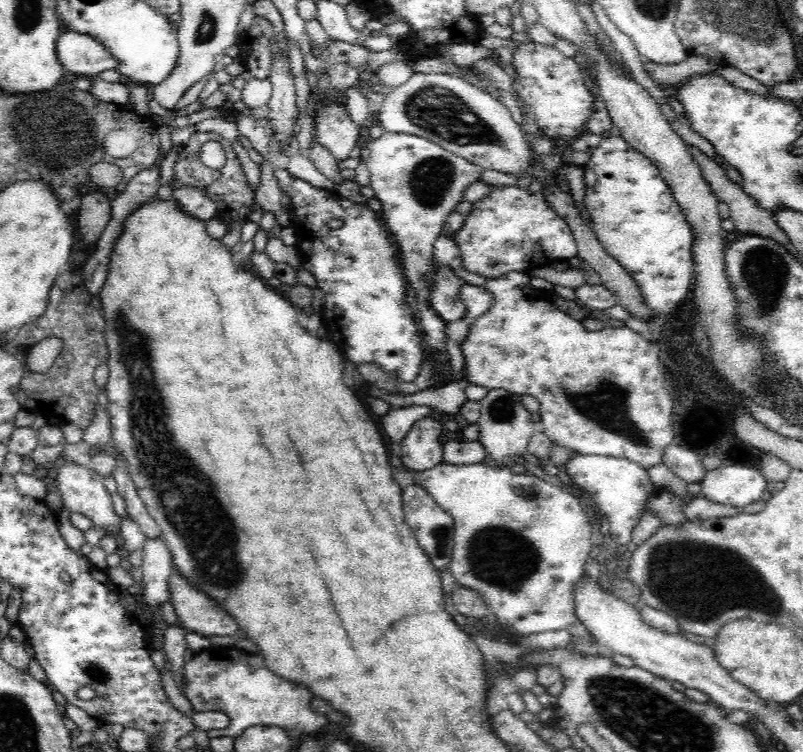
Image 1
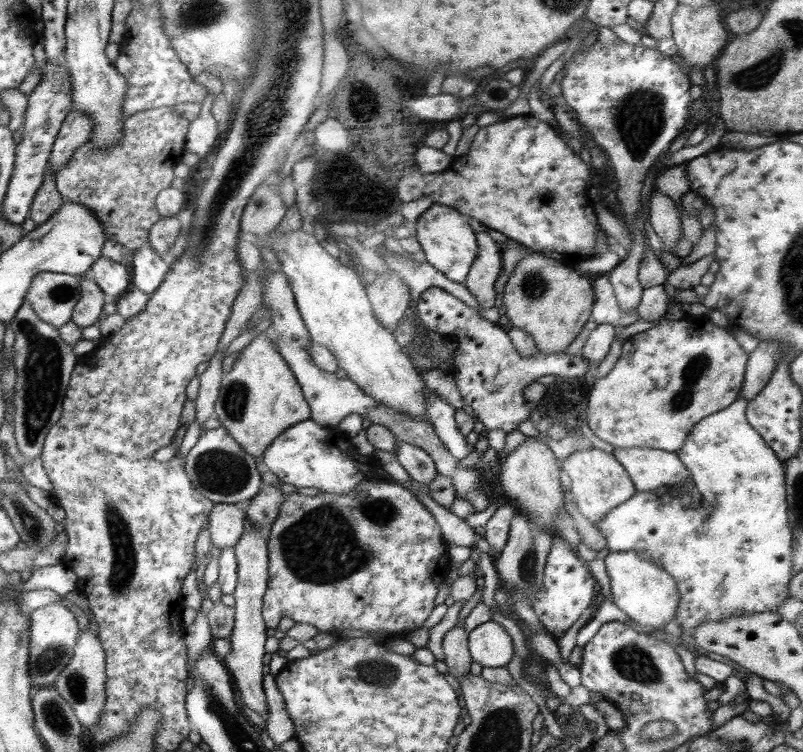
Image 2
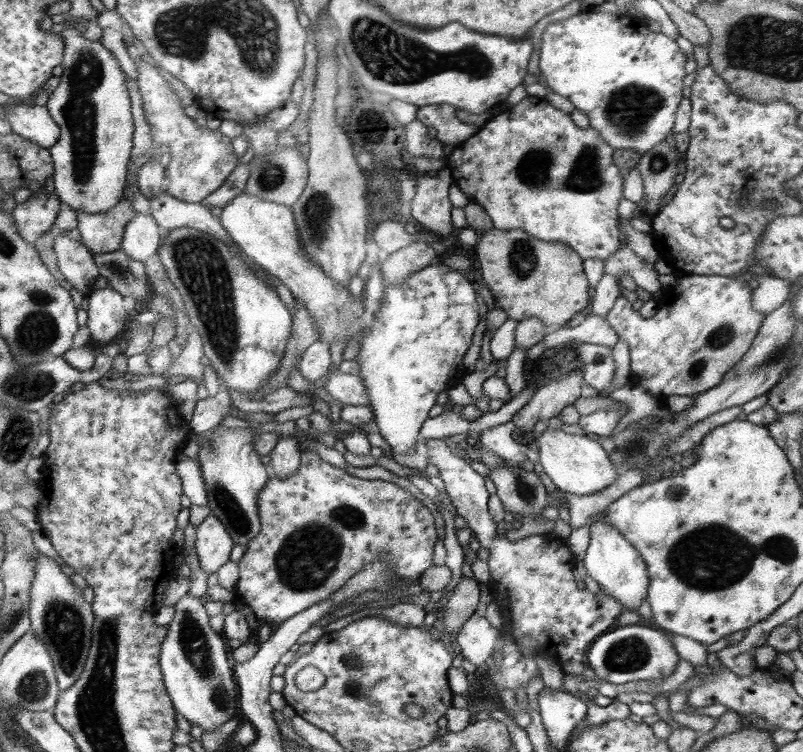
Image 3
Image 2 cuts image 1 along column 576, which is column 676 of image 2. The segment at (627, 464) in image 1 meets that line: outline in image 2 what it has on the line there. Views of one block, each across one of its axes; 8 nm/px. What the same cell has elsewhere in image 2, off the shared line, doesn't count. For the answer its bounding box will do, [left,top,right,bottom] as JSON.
[613,447,691,493]

